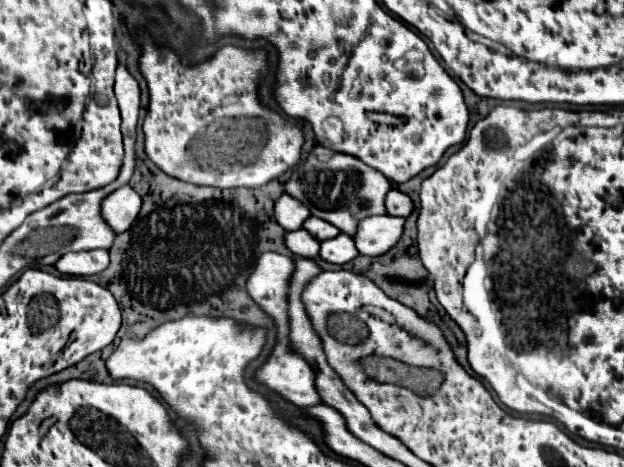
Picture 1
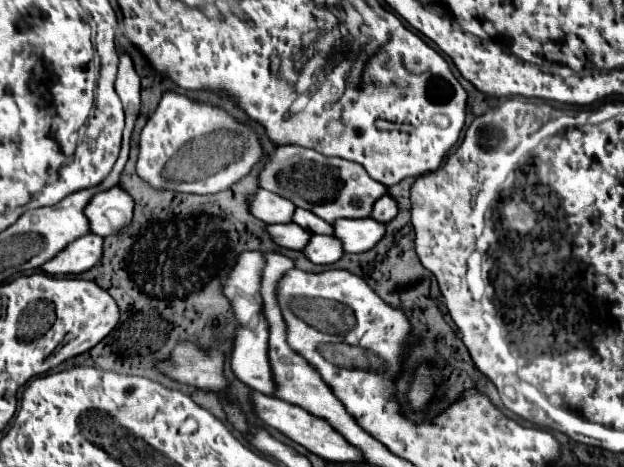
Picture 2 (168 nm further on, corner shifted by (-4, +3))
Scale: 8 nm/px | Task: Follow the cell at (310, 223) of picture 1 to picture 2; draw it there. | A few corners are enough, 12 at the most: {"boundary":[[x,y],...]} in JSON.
{"boundary":[[296,209],[294,221],[308,233],[332,235],[334,227],[318,215]]}

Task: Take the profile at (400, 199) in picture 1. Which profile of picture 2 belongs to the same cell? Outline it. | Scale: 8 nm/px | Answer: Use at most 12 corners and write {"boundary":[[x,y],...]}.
{"boundary":[[386,195],[374,205],[370,217],[388,223],[398,215],[398,203]]}

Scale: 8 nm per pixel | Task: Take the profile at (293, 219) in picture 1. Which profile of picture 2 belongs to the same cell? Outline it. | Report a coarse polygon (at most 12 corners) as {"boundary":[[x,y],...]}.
{"boundary":[[266,189],[250,197],[250,213],[290,223],[296,205]]}

